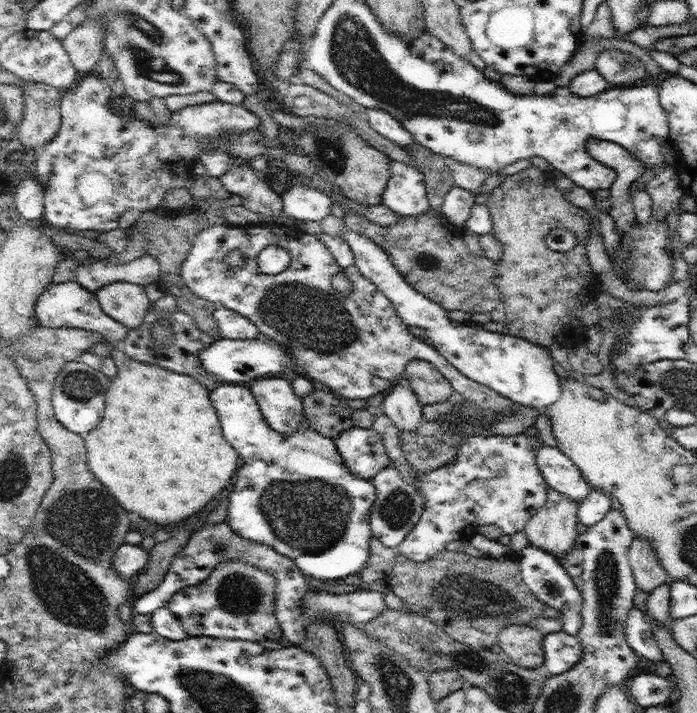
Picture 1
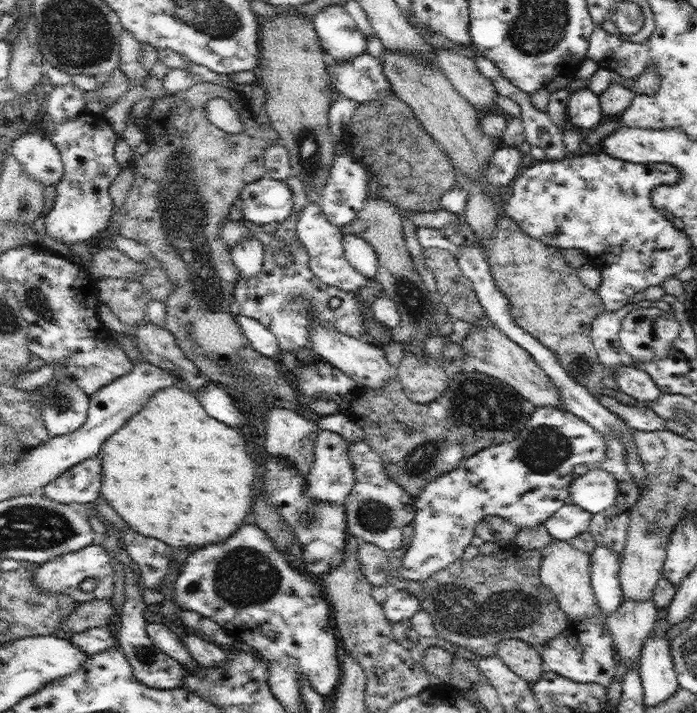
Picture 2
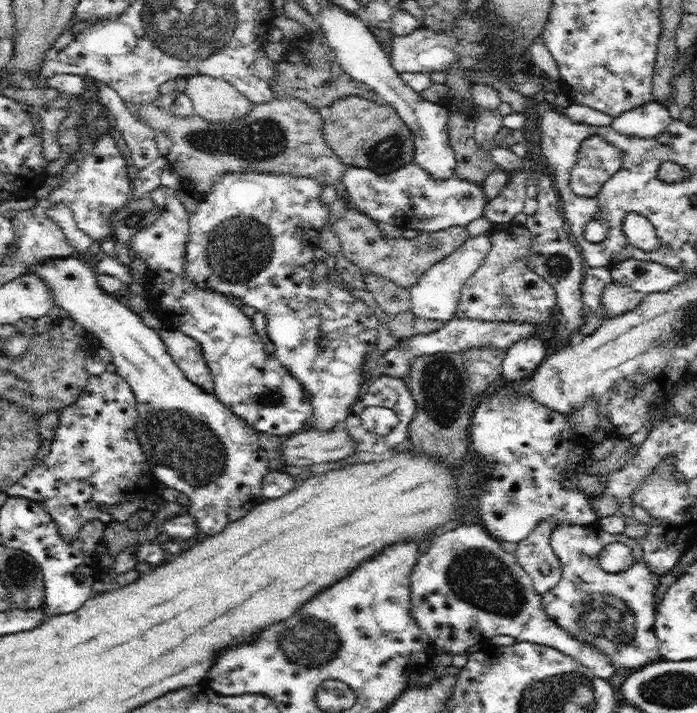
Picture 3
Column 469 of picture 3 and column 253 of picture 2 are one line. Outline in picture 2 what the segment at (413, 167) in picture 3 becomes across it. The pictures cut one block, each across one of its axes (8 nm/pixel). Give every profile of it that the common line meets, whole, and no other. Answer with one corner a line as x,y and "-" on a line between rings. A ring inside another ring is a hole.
265,172
260,179
244,185
237,205
241,206
244,222
281,223
291,215
292,190
284,180
270,178

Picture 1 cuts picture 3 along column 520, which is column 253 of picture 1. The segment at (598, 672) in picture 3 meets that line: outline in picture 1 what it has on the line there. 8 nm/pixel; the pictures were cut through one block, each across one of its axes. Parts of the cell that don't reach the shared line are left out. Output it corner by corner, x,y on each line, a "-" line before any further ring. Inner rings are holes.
226,561
212,569
200,585
186,586
167,602
190,637
238,638
278,641
283,632
274,613
274,576
246,561

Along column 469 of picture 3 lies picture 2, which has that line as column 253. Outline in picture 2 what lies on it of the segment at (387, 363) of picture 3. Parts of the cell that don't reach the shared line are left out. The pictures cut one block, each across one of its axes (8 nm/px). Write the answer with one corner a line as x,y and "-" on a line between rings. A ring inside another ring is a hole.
238,314
235,316
238,326
242,329
245,337
250,341
251,349
268,358
278,359
280,348
277,338
261,322
254,318

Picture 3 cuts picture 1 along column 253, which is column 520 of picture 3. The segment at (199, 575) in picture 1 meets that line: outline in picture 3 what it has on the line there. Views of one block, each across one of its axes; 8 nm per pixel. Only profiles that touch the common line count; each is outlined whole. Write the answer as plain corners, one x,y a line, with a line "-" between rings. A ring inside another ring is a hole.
550,517
544,522
540,523
526,538
518,542
518,548
514,552
518,564
522,569
532,578
534,587
538,594
544,594
547,590
555,588
557,583
561,580
562,565
560,560
556,557
552,547
550,547
550,535
556,528
556,519

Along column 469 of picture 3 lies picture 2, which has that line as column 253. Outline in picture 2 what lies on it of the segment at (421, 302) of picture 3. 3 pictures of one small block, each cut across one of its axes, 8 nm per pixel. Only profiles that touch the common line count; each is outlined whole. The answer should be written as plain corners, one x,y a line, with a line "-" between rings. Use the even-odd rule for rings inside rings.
252,237
231,248
231,257
238,267
241,278
252,278
260,274
264,262
264,246
260,240

